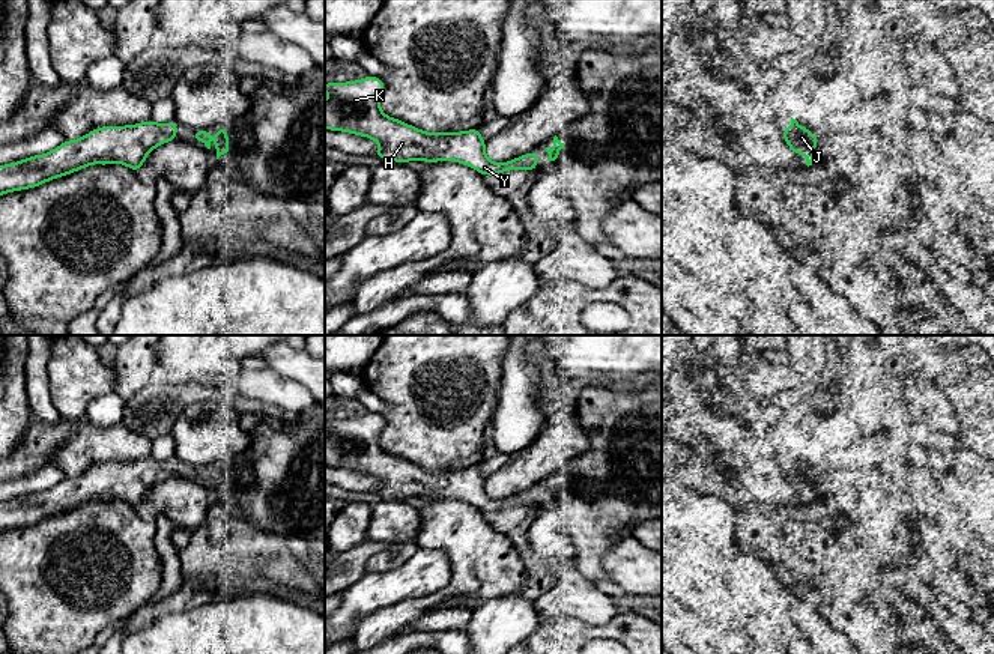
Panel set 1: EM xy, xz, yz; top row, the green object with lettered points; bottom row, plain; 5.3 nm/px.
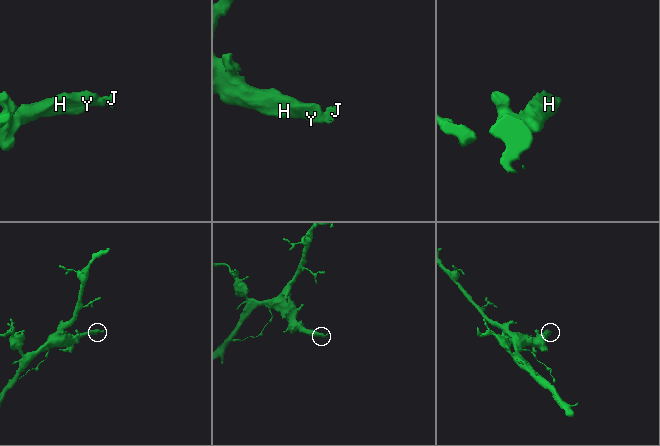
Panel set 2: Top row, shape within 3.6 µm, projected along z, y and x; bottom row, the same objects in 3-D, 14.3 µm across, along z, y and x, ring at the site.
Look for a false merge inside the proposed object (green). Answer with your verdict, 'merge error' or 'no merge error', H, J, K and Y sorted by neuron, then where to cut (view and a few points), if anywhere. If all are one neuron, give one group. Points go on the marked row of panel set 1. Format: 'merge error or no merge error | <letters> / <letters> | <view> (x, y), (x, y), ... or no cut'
no merge error | H J K Y | no cut

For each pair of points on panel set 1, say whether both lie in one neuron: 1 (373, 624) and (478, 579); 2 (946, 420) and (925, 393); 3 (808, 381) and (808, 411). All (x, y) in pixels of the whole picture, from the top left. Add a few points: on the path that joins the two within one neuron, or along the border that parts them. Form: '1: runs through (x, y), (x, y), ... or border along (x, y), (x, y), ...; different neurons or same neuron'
1: runs through (399, 617), (406, 611), (433, 602), (453, 588); same neuron
2: runs through (940, 414), (925, 399); same neuron
3: border along (815, 382), (808, 390); different neurons

